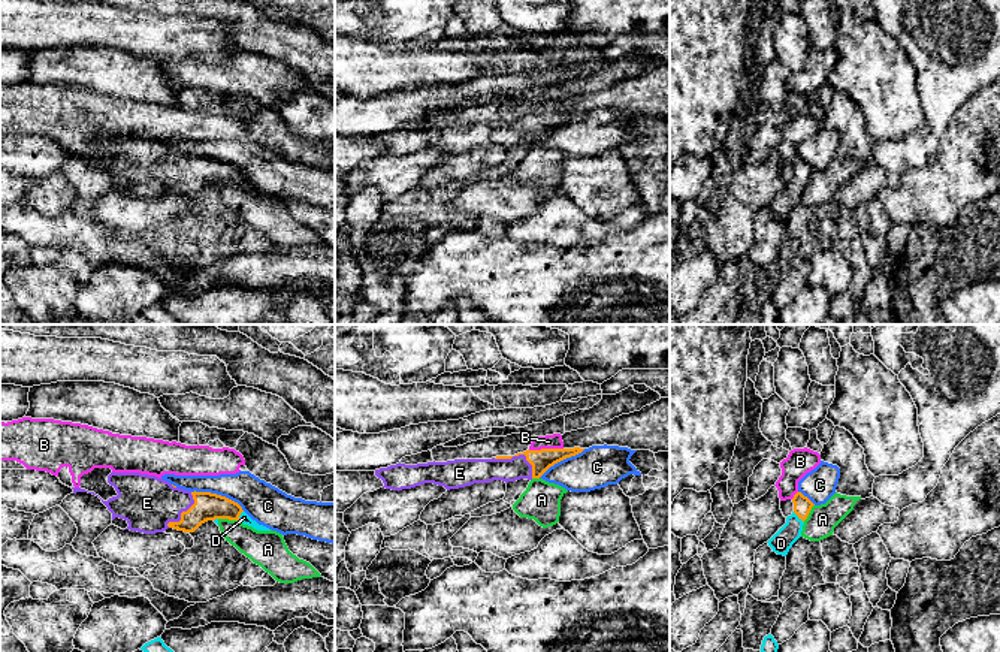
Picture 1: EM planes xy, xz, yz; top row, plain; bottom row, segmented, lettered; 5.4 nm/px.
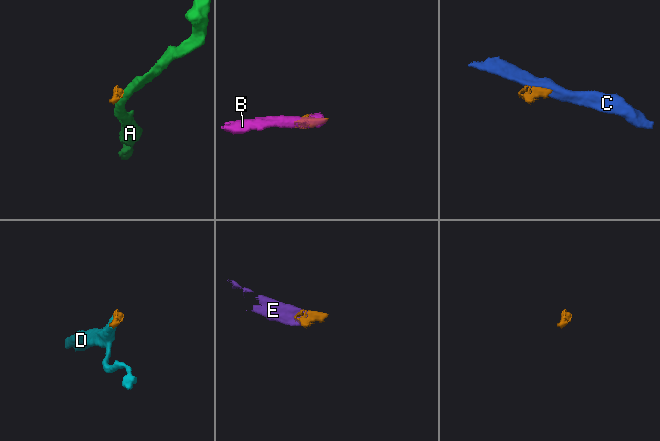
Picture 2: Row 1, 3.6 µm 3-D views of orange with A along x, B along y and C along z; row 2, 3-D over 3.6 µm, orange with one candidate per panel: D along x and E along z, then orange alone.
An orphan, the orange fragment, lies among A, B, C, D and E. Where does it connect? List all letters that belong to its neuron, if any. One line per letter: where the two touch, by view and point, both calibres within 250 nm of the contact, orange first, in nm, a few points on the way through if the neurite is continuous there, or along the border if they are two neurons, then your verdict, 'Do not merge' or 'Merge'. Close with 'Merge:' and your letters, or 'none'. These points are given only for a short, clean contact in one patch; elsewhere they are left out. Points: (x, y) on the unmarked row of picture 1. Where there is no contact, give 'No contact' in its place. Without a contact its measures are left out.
A: Touches orange at xy (229, 184). Thickness 150 nm (orange) against 190 nm. Boundary: xy (218, 183), (238, 186). Do not merge
B: Touches orange at xz (546, 114). Thickness 110 nm (orange) against 80 nm. Boundary: xz (562, 112), (529, 115). Do not merge
C: Touches orange at xy (218, 160). Thickness 150 nm (orange) against 220 nm. Boundary: xy (192, 156), (210, 156), (224, 160), (244, 175). Do not merge
D: Touches orange at yz (798, 183). Thickness 100 nm (orange) against 120 nm. Path across: yz (801, 169), (798, 183), (781, 208). Merge
E: Touches orange at xz (520, 118). Thickness 110 nm (orange) against 130 nm. Path across: xz (541, 124), (528, 124), (520, 118), (505, 133), (477, 135). Merge
Merge: D, E

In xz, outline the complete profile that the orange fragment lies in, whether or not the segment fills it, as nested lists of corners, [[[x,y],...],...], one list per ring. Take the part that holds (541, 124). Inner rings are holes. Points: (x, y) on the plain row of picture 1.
[[[541,114],[526,115],[514,121],[492,124],[454,124],[417,130],[396,129],[375,135],[386,154],[402,156],[425,148],[444,151],[447,156],[502,145],[540,144],[555,129],[581,118],[584,114]]]

